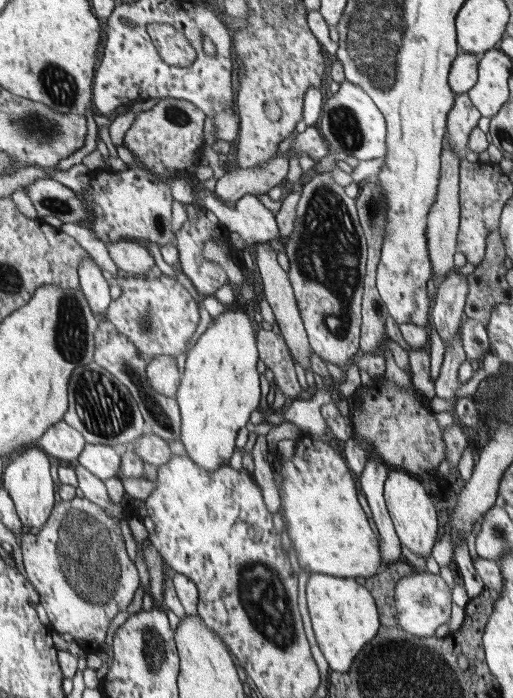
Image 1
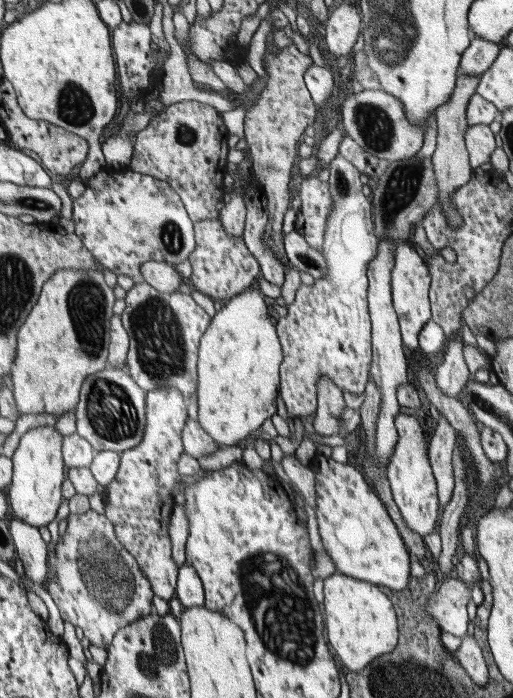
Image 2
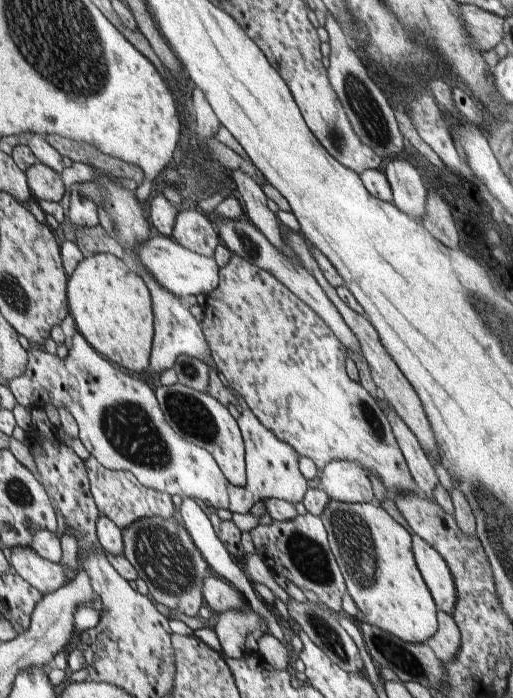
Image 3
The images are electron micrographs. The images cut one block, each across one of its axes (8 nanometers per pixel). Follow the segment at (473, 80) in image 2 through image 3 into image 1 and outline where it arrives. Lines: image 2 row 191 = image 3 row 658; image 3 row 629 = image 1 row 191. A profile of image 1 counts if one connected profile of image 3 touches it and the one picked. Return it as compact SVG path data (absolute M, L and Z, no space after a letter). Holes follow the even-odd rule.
M445 142L441 156L441 178L437 186L436 202L429 210L429 249L430 260L434 264L434 280L441 282L453 270L454 254L456 254L457 236L461 223L461 166L460 157L452 153L454 146Z

